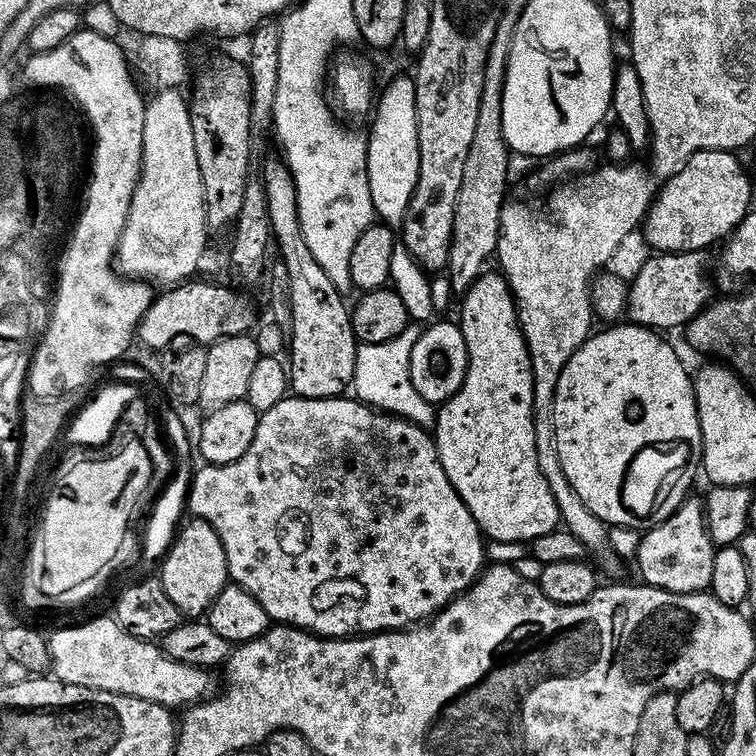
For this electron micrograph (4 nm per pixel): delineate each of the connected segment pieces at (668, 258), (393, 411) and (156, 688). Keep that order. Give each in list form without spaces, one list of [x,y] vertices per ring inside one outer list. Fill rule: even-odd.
[[[661,252],[652,254],[652,257],[633,274],[628,287],[628,303],[626,316],[631,323],[641,324],[643,328],[665,330],[664,328],[683,329],[688,321],[709,303],[713,295],[712,288],[708,285],[708,276],[704,273],[704,260],[700,252]]]
[[[409,326],[404,329],[402,348],[387,344],[360,344],[356,349],[356,361],[354,362],[354,374],[350,385],[355,399],[363,404],[371,404],[373,408],[379,408],[387,412],[389,416],[401,416],[403,420],[409,420],[419,428],[431,429],[436,422],[437,409],[418,390],[414,390],[414,382],[408,380],[408,367],[410,366],[410,350],[414,350],[414,342],[418,342],[420,328]]]
[[[100,616],[77,628],[60,628],[53,636],[49,635],[47,641],[51,675],[74,686],[142,698],[173,710],[199,704],[201,700],[209,699],[218,688],[215,671],[186,666],[186,662],[174,662],[159,643],[130,634],[115,618],[108,617],[107,620]]]

